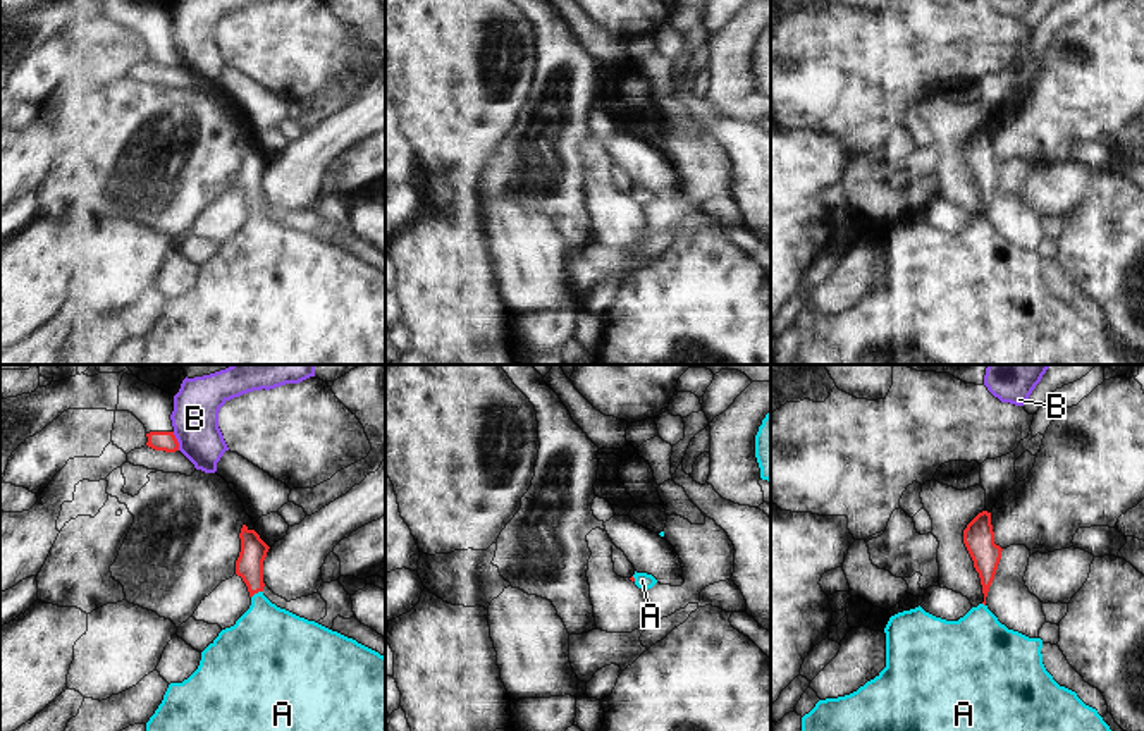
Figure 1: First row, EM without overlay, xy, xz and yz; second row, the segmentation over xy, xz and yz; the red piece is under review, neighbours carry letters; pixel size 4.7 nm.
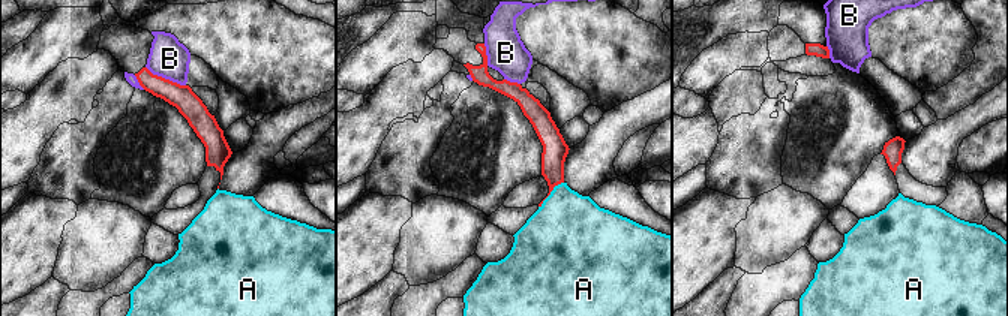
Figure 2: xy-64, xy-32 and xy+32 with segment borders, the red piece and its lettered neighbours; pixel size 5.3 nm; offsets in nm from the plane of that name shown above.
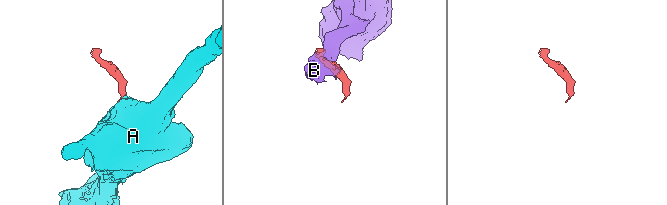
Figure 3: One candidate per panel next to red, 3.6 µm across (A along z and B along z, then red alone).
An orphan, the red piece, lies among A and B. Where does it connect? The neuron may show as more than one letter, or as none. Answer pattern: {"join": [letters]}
{"join": ["A"]}

